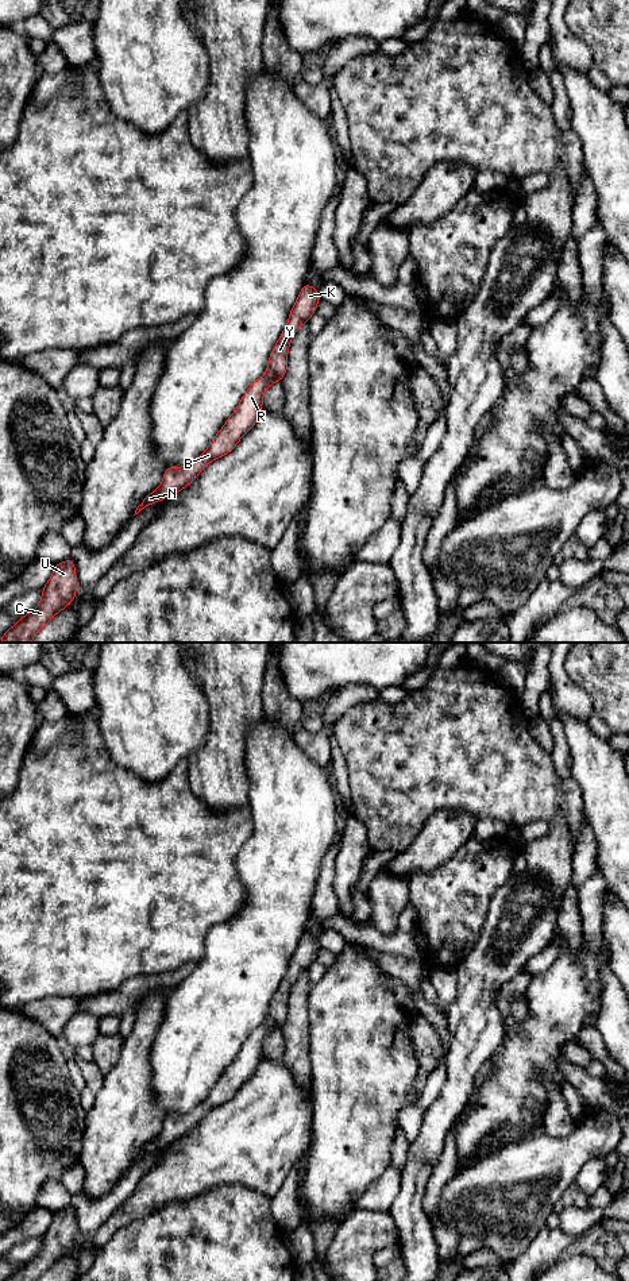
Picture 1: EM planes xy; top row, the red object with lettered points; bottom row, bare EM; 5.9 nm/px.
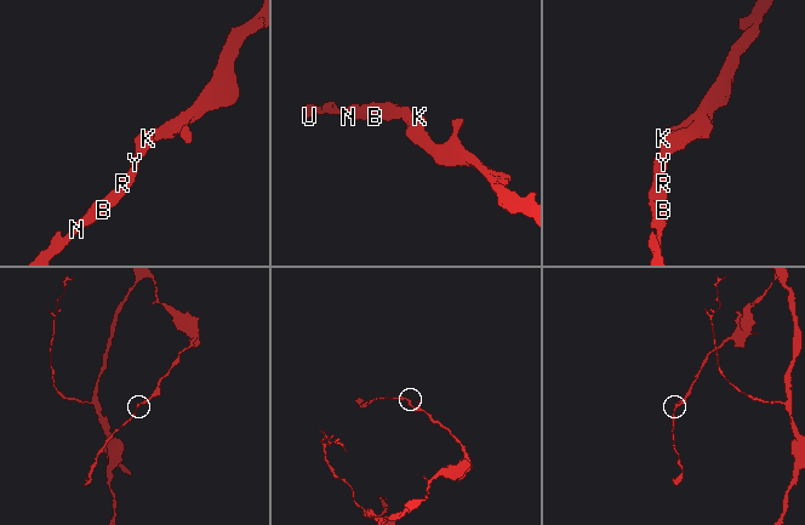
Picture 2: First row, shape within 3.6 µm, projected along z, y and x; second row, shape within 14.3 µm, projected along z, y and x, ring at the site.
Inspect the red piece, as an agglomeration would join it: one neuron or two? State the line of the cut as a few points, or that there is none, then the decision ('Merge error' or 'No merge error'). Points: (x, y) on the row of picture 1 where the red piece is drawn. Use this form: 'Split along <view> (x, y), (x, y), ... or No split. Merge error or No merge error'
No split. No merge error

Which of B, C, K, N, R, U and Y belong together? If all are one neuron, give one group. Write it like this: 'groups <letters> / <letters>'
groups B C K N R U Y

